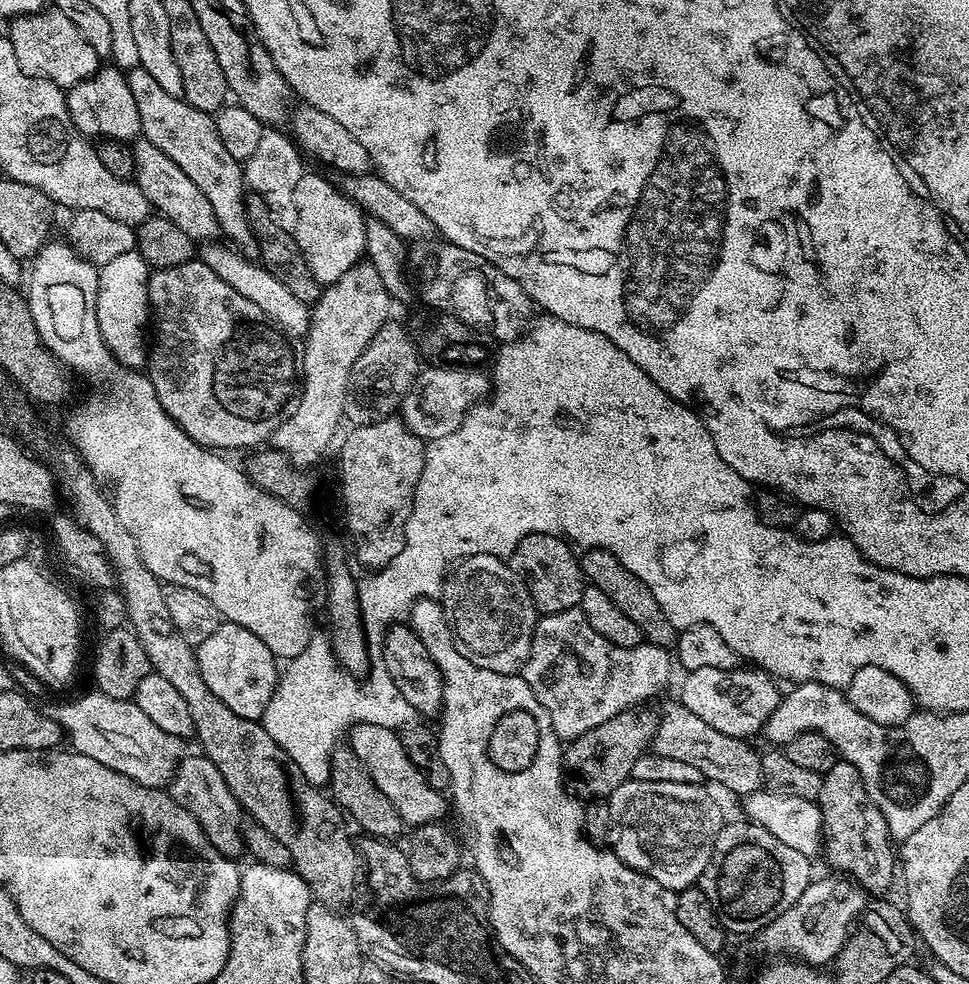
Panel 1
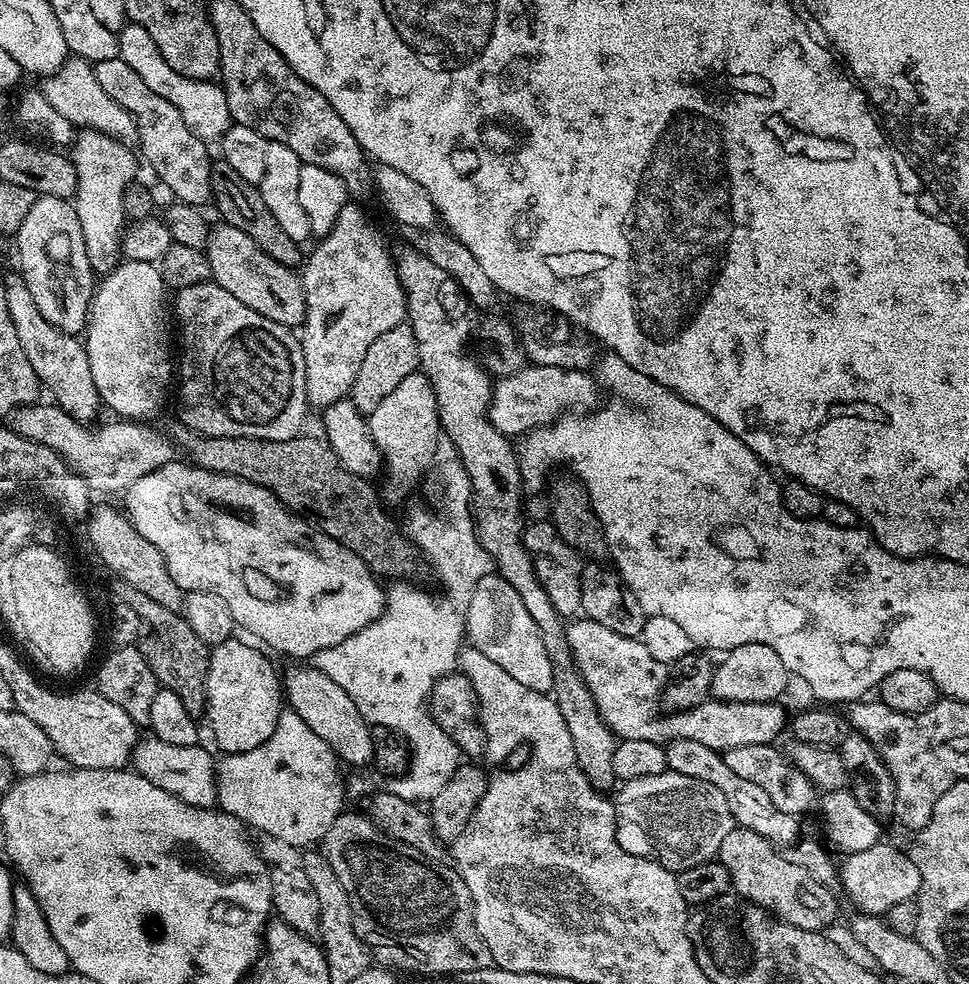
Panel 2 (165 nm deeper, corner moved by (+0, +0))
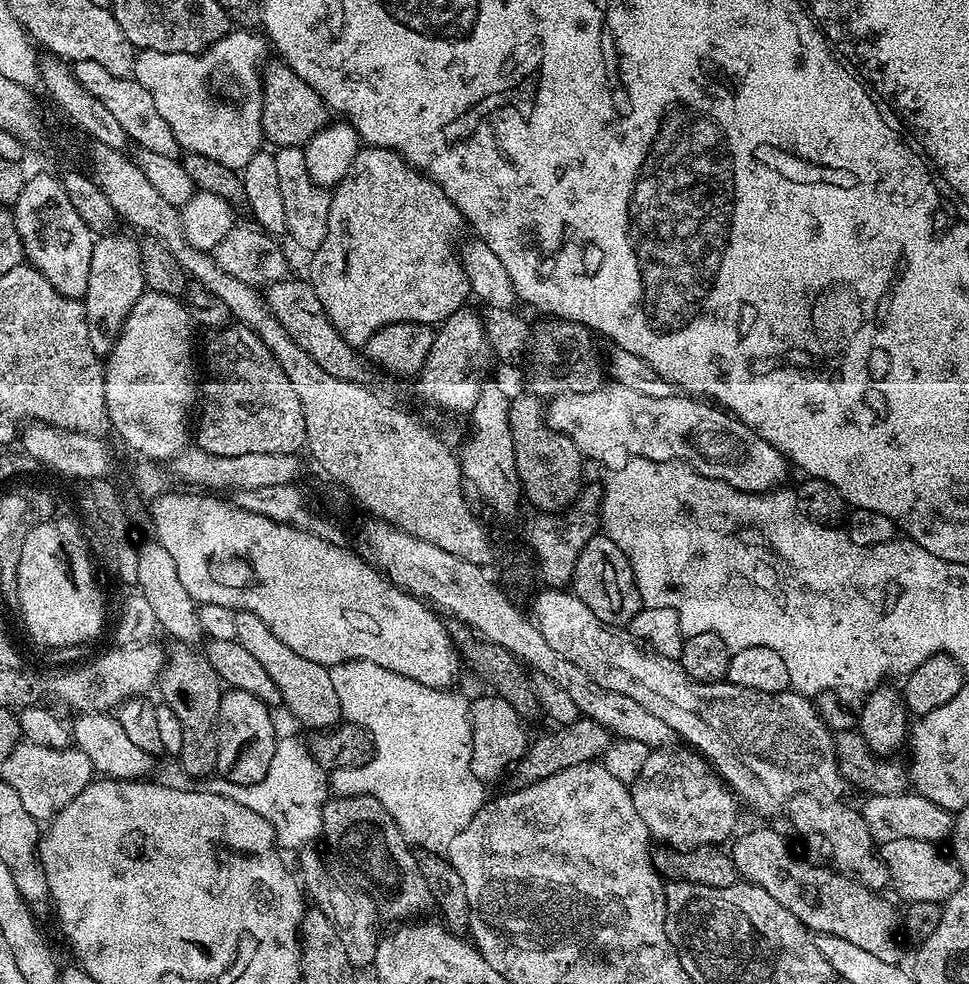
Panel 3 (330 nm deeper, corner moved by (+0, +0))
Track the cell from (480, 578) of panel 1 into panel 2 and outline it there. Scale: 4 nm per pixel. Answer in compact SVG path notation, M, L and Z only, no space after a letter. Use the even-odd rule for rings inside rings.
M496 572L484 575L472 588L470 606L465 612L465 635L469 645L478 649L485 660L497 663L522 686L545 694L551 691L552 664L539 628L518 591Z

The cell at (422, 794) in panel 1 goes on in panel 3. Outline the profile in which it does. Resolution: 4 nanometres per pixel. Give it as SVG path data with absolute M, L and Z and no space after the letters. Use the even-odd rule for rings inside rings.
M236 612L234 623L238 629L235 639L247 652L254 654L255 660L266 669L266 674L270 674L270 678L274 681L274 686L278 686L281 705L285 709L288 707L289 714L298 723L305 724L308 730L331 730L341 723L342 717L338 693L334 690L334 682L330 682L330 674L324 665L318 662L310 662L310 658L302 658L302 654L297 654L295 650L290 650L290 646L286 646L286 642L282 642L278 638L278 634L274 634L274 630L270 630L270 626L266 626L266 622L262 622L262 618L258 618L258 614Z

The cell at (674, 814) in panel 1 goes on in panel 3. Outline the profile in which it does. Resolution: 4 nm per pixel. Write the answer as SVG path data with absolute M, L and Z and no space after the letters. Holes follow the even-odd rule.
M671 747L653 750L650 758L646 758L642 774L638 774L635 784L630 788L634 810L642 814L642 822L646 822L649 837L653 841L660 840L656 842L661 845L669 848L723 845L723 840L727 841L737 831L737 797L730 791L728 784L716 775L704 756L681 747L677 752Z

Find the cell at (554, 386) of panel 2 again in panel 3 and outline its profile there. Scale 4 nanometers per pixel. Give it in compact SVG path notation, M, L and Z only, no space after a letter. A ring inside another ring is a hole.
M605 382L589 392L564 392L551 397L546 415L548 425L566 434L589 461L604 460L608 452L621 448L628 452L624 454L641 460L679 460L703 476L724 480L743 492L759 493L781 487L790 469L784 455L750 426L719 407L686 394L649 398L627 386Z

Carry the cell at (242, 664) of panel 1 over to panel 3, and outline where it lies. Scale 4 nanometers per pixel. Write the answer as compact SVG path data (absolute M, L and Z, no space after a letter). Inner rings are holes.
M228 688L224 696L220 699L220 713L218 714L218 762L216 763L216 772L219 773L223 779L230 784L257 784L262 782L262 778L266 778L266 770L270 770L270 758L274 758L274 750L276 749L276 742L278 733L276 728L272 725L273 713L270 711L267 704L263 704L258 698L254 698L254 694L248 694L246 690L238 688Z

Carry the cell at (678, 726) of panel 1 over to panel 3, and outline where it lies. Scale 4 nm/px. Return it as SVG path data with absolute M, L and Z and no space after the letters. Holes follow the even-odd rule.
M799 792L786 805L786 813L792 824L800 832L809 832L812 836L828 836L828 844L836 855L839 871L850 874L854 883L869 888L877 894L889 887L888 868L878 851L878 841L870 834L870 828L862 818L860 808L851 808L848 804L838 801L819 800L816 792Z

